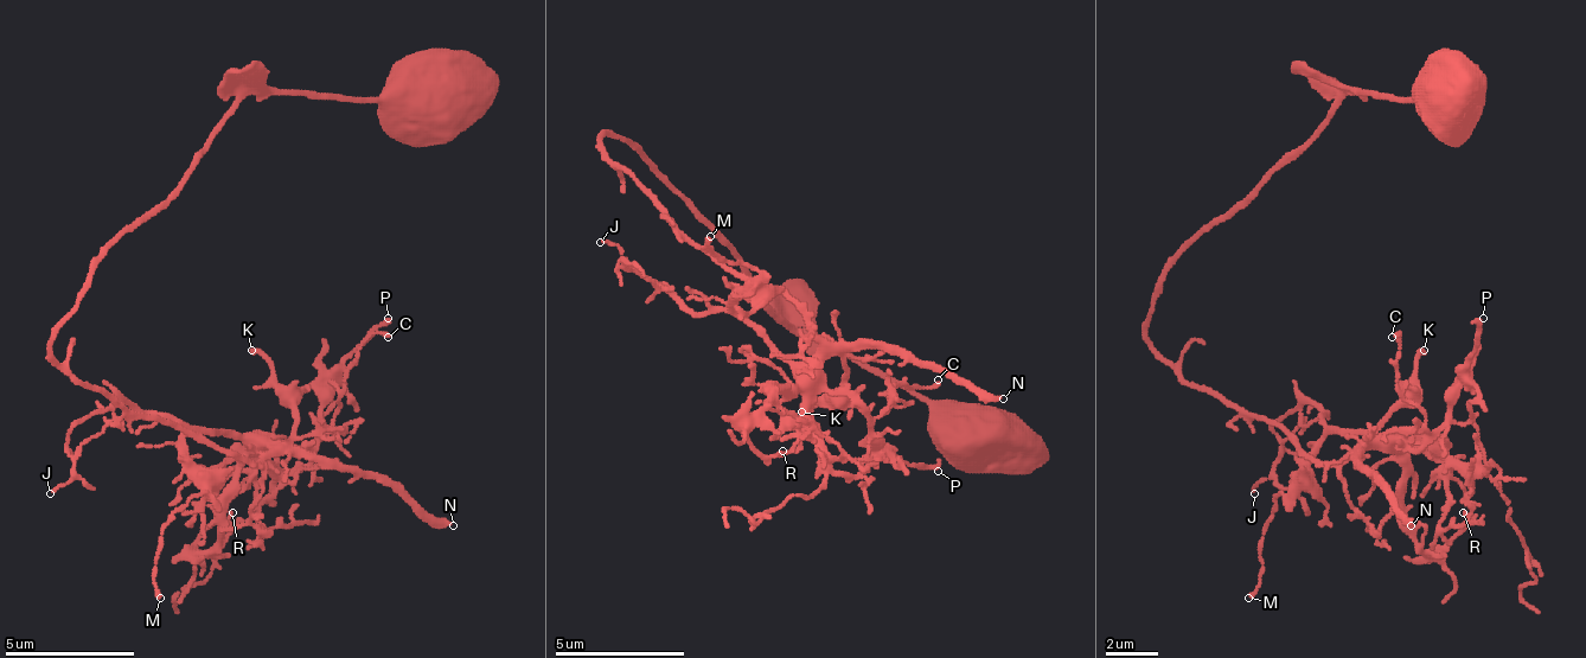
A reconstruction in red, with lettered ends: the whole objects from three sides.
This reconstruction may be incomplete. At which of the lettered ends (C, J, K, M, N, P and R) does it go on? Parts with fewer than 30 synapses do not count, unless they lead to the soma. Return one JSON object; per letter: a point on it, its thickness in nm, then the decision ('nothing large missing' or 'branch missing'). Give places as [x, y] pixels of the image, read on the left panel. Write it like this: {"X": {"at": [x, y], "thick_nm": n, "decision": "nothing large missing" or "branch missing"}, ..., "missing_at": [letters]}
{"C": {"at": [388, 337], "thick_nm": 130, "decision": "nothing large missing"}, "J": {"at": [50, 493], "thick_nm": 90, "decision": "nothing large missing"}, "K": {"at": [251, 350], "thick_nm": 180, "decision": "nothing large missing"}, "M": {"at": [160, 598], "thick_nm": 120, "decision": "nothing large missing"}, "N": {"at": [453, 525], "thick_nm": 280, "decision": "branch missing"}, "P": {"at": [388, 318], "thick_nm": 190, "decision": "nothing large missing"}, "R": {"at": [232, 512], "thick_nm": 150, "decision": "nothing large missing"}, "missing_at": ["N"]}

